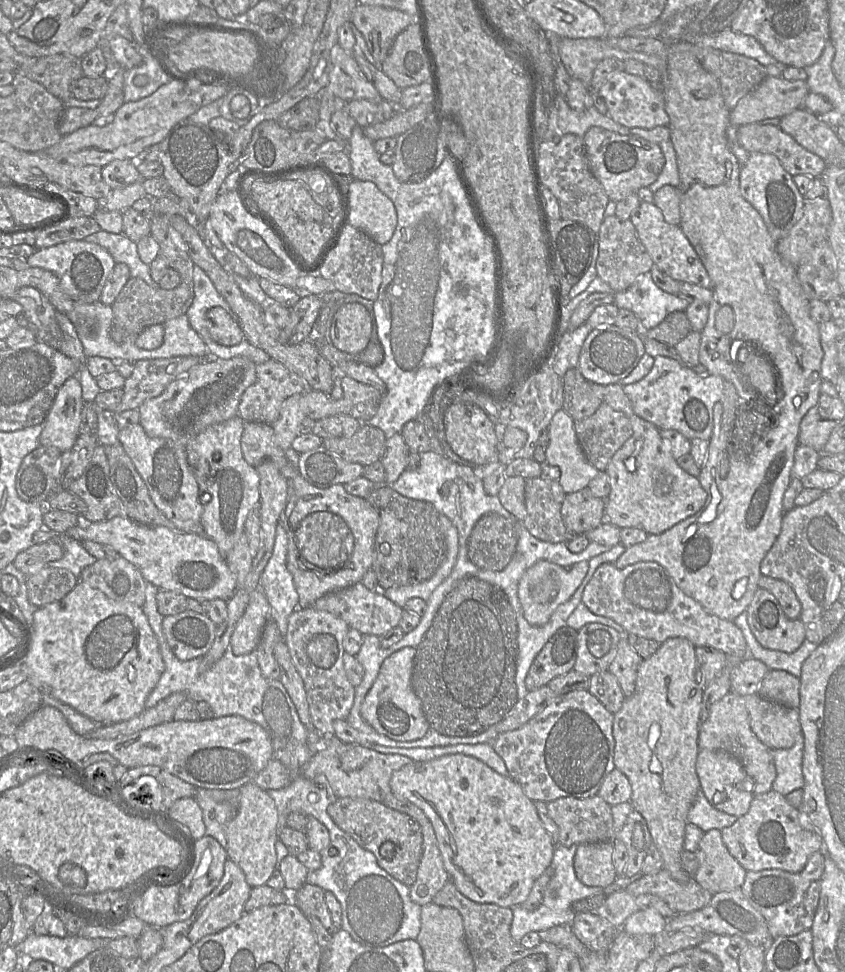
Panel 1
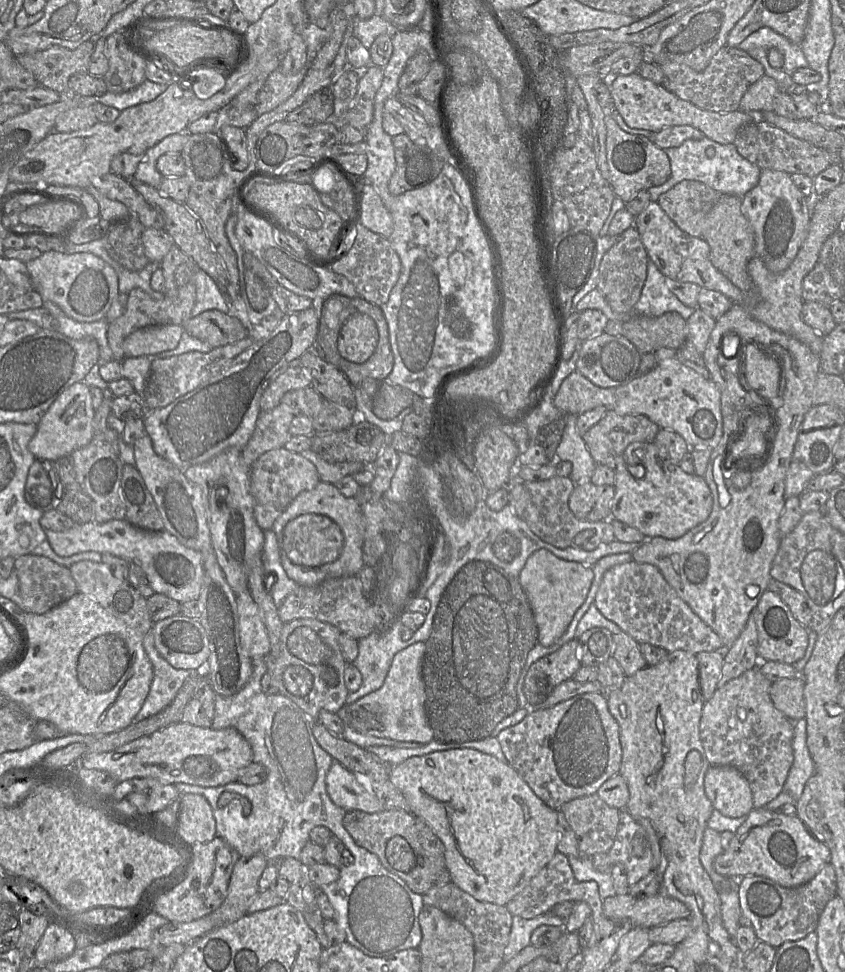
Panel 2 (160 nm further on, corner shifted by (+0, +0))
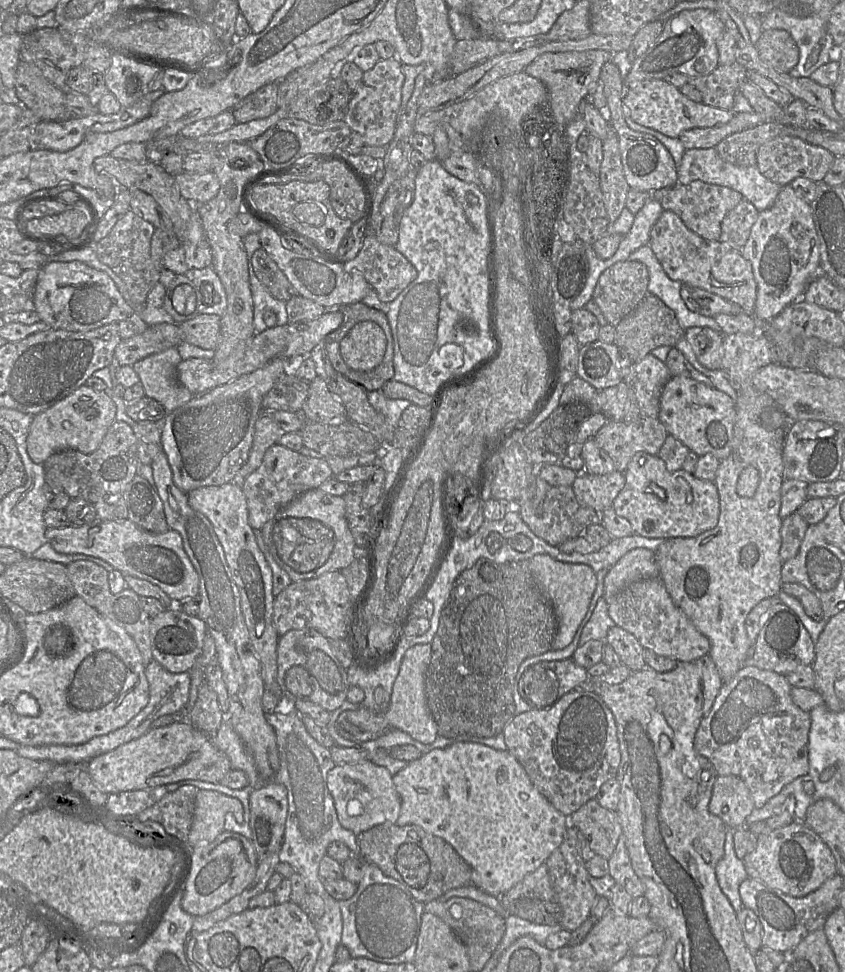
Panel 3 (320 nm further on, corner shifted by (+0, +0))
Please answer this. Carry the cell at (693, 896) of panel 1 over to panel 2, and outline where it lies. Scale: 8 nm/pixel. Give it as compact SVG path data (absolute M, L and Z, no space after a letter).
M617 894L603 901L603 912L610 919L626 919L633 927L646 929L690 917L689 909L682 902L660 894L647 898Z

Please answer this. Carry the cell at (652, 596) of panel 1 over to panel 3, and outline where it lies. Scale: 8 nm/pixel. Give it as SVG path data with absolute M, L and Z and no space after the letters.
M661 578L634 582L608 603L608 612L615 624L632 633L644 649L678 662L695 662L709 654L711 644L685 613L674 603Z

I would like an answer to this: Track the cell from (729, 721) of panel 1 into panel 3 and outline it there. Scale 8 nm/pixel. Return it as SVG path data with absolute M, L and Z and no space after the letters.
M745 665L728 682L725 682L715 699L710 713L703 717L694 738L695 751L708 759L715 768L718 776L736 776L742 779L749 788L755 808L762 808L771 798L778 795L781 790L796 778L804 776L809 771L809 732L811 728L810 712L805 712L796 706L791 698L792 686L786 677L773 671L763 670L754 665Z

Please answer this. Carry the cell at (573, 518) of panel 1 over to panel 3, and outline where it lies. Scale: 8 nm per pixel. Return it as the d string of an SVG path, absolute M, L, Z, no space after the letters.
M614 471L606 475L577 473L572 488L581 505L593 508L602 513L612 507L614 499L625 485L624 473Z

